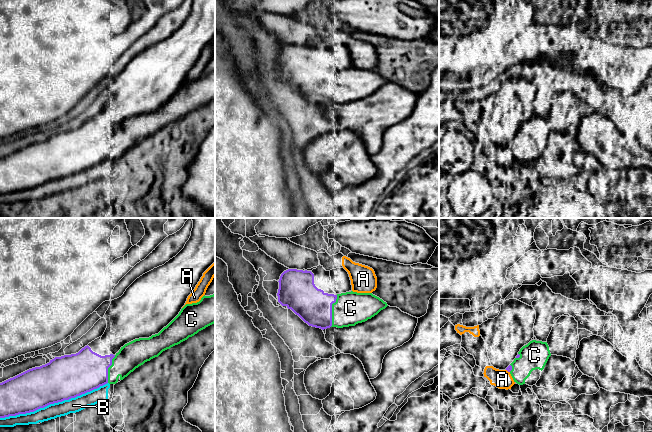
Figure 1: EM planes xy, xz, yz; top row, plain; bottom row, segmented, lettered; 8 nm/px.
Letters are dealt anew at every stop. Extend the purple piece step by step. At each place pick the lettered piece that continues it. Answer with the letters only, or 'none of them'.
none of them

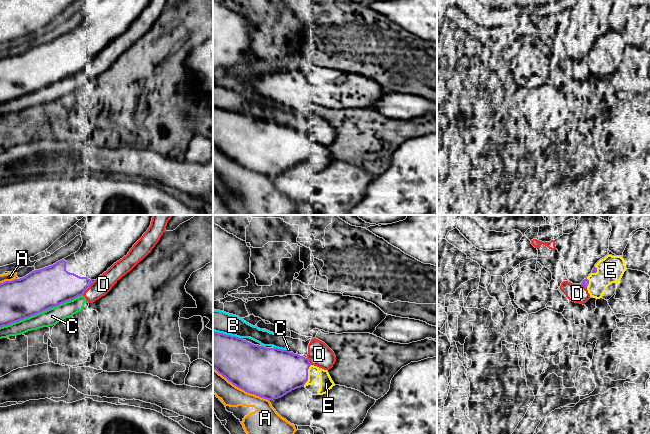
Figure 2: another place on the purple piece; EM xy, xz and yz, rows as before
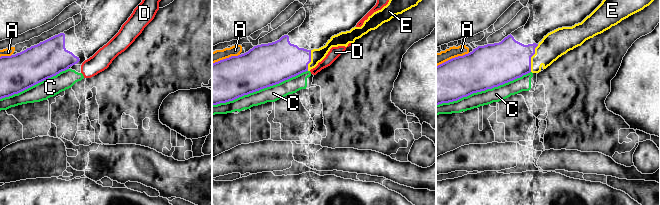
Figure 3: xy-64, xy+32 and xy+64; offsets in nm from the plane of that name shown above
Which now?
none of them

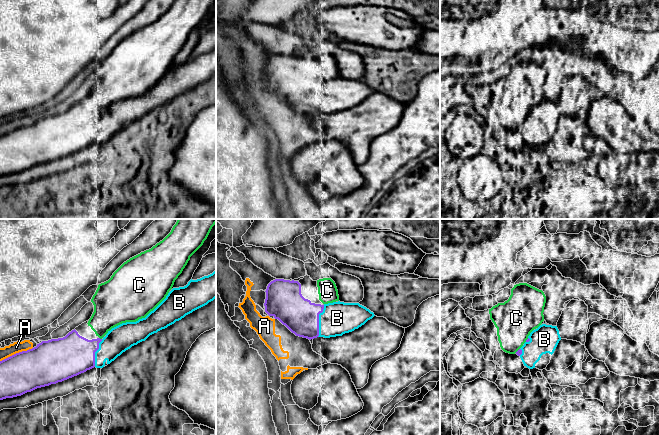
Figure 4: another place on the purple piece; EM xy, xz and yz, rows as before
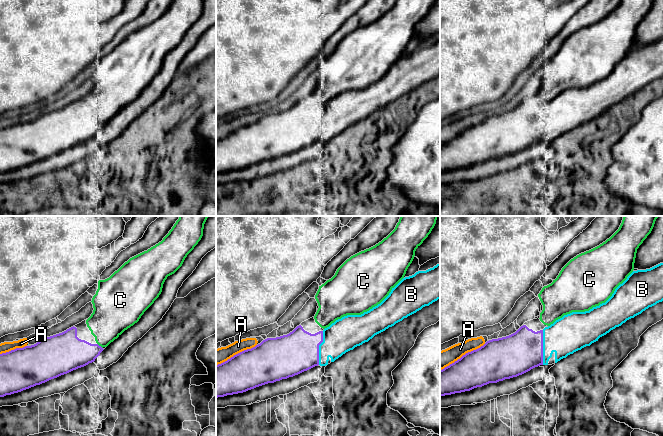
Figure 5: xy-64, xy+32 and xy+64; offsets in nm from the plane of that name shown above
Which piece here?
C

